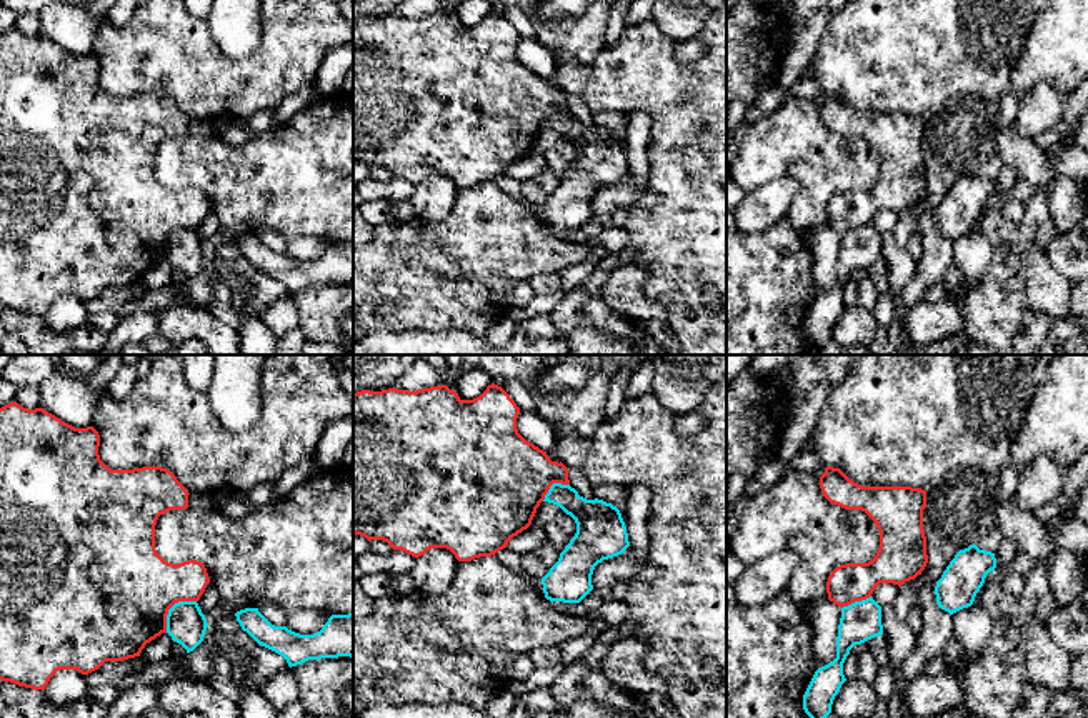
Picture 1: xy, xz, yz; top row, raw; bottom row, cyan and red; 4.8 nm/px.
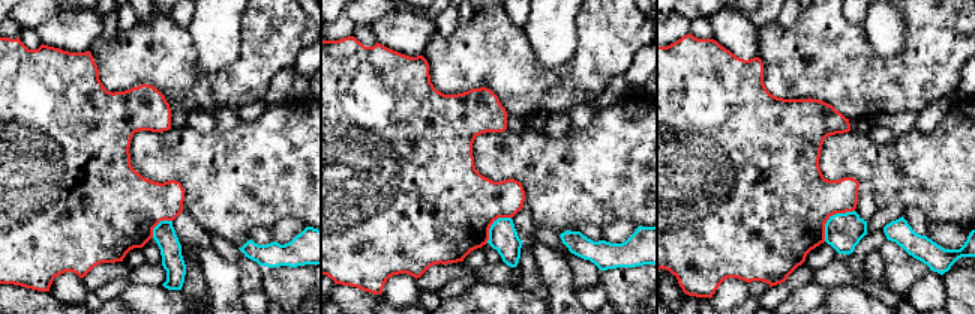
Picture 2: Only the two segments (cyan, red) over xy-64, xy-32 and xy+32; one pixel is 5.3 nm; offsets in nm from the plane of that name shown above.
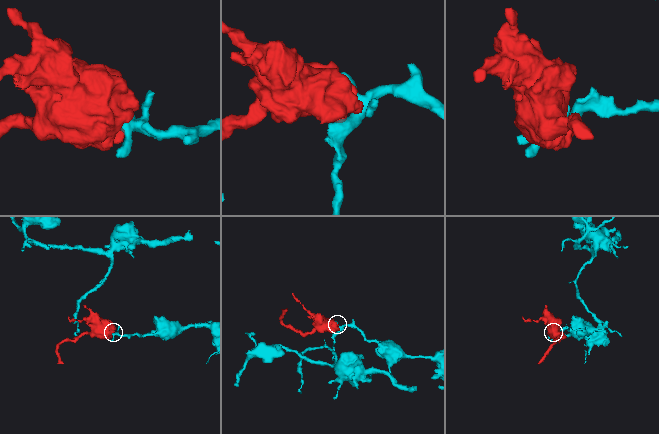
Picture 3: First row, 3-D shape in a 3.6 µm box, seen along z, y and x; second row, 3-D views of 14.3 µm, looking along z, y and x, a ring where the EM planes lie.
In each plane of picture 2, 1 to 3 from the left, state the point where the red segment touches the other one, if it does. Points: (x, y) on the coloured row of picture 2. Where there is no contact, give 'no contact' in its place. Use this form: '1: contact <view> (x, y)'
1: contact xy-64 (158, 224)
2: contact xy-32 (492, 224)
3: contact xy+32 (830, 218)

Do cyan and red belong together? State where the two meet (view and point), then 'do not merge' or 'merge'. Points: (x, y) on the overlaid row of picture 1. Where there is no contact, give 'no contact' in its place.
xy (170, 608) | do not merge

